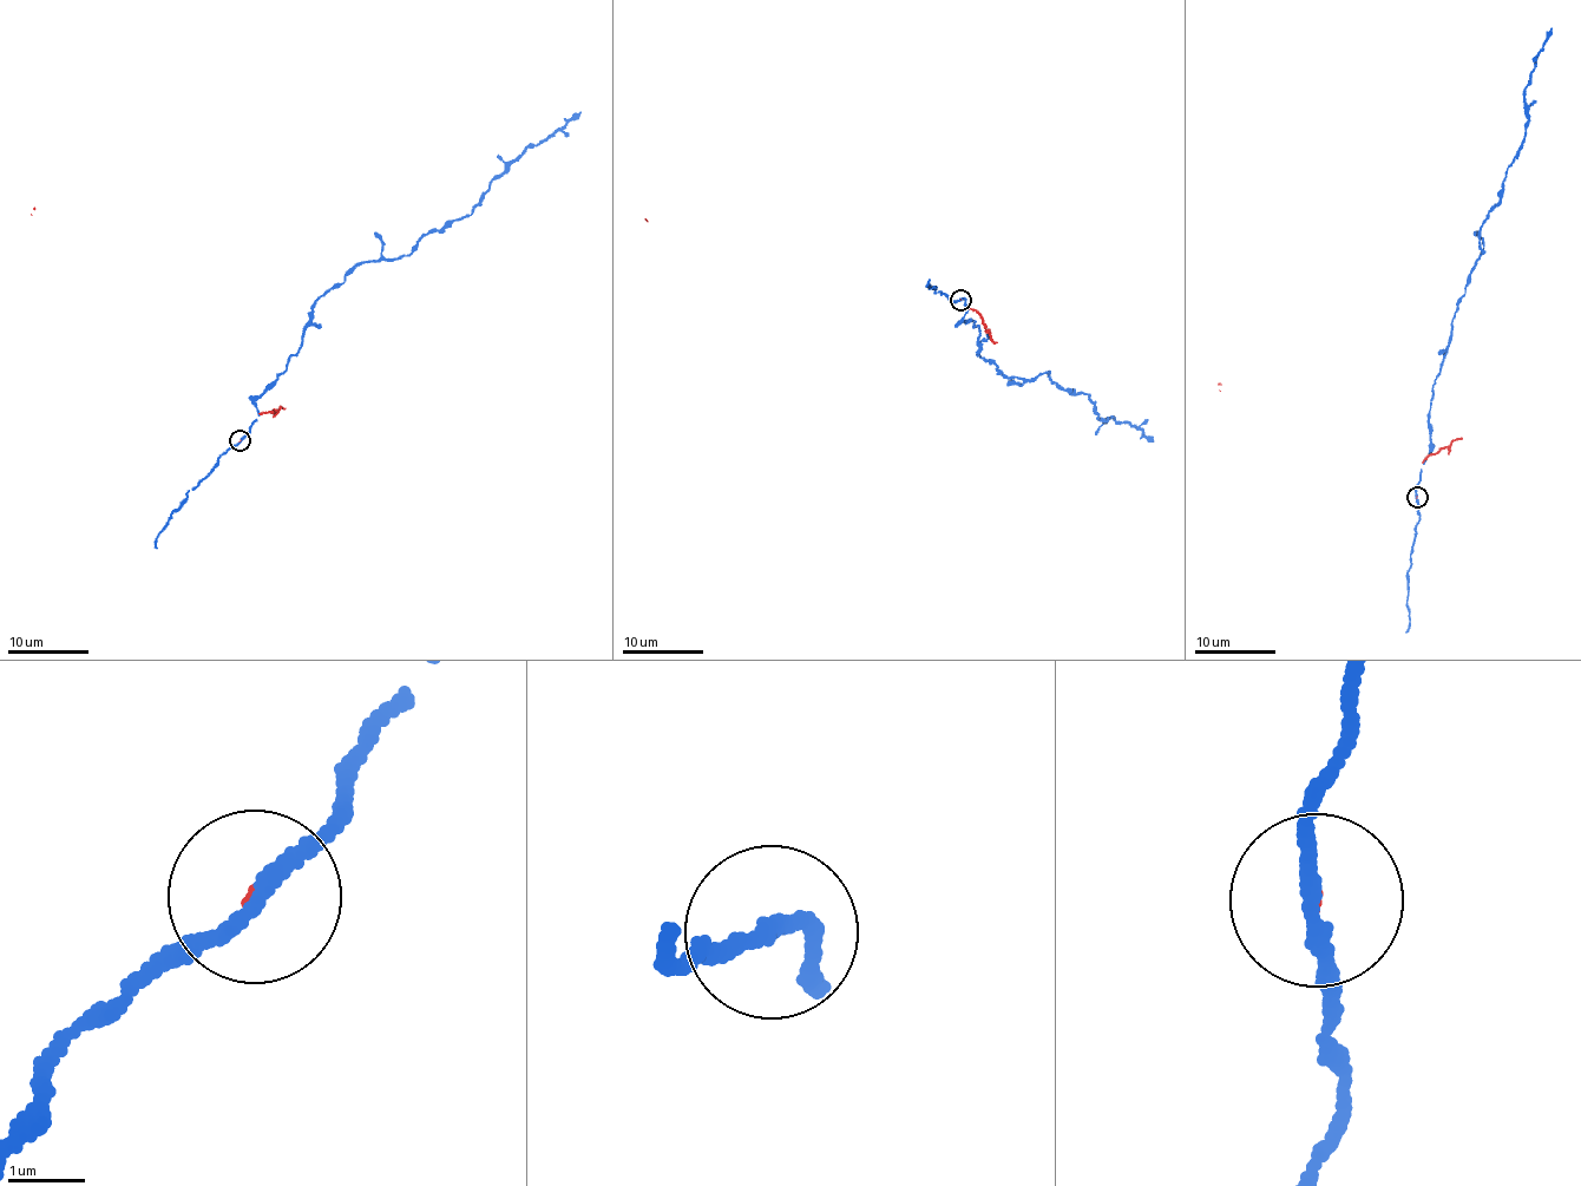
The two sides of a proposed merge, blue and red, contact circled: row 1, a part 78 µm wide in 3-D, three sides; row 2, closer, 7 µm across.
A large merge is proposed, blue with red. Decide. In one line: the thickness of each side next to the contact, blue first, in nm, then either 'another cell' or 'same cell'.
190 nm thick on the blue side, 40 nm on the other; another cell

